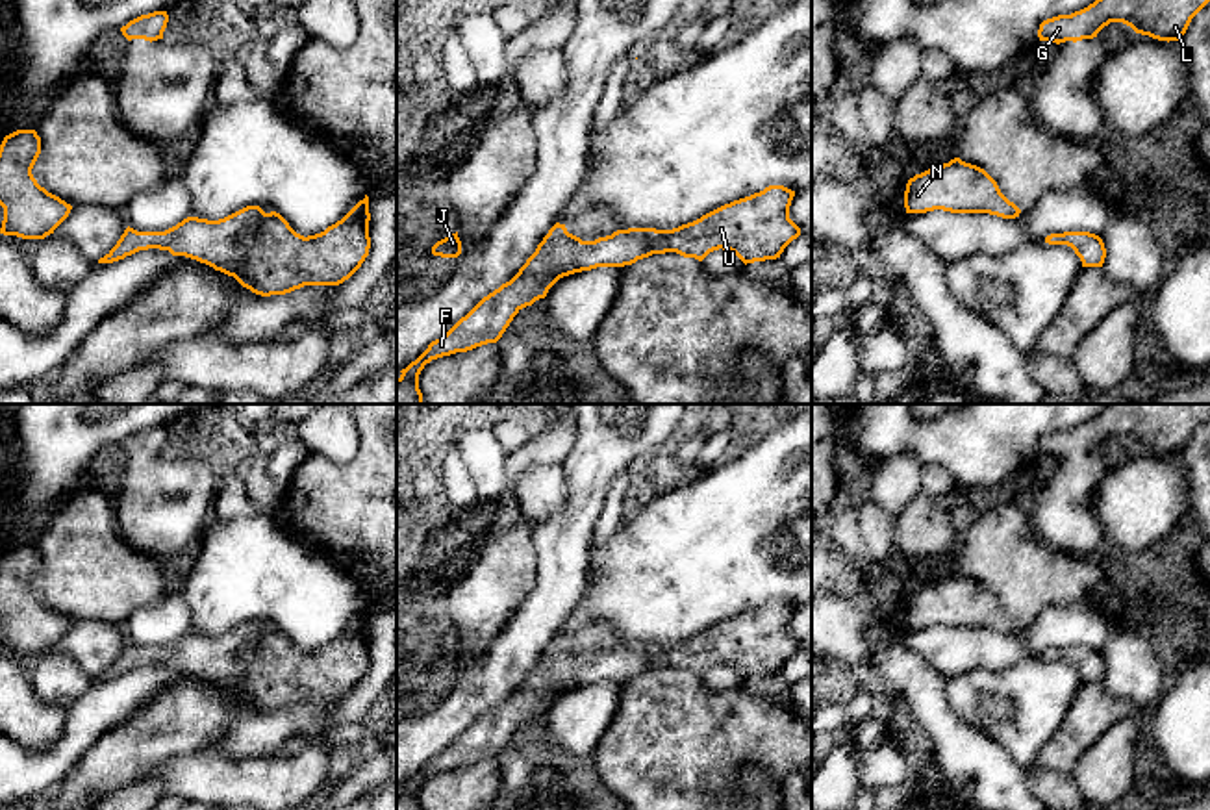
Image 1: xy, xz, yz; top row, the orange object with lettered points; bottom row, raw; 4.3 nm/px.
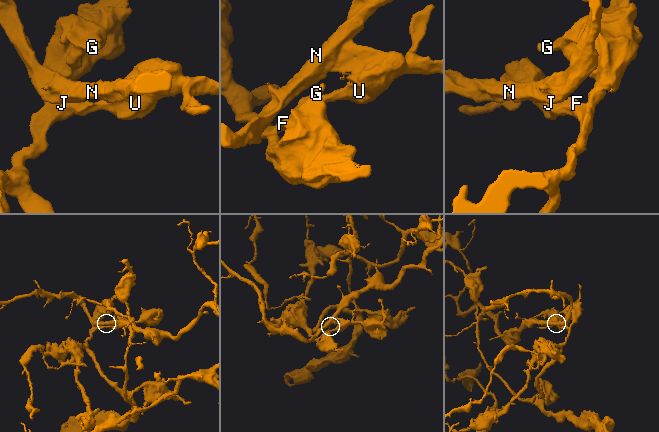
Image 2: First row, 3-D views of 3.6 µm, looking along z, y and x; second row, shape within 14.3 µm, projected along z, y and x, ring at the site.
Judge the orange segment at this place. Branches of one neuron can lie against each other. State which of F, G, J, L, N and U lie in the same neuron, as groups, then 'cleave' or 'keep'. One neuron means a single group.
F G L / J N U; cleave

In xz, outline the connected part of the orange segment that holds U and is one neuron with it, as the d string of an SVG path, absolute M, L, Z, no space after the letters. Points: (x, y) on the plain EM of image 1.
M769 601L673 645L628 643L599 652L587 664L571 660L556 671L556 693L597 682L624 682L665 667L702 677L723 664L745 680L776 675L800 651L789 634L793 612L795 606L784 601Z

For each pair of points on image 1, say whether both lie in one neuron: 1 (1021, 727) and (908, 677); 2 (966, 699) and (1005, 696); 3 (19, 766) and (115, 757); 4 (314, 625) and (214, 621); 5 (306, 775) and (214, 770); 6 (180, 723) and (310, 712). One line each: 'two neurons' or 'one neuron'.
1: two neurons
2: one neuron
3: two neurons
4: one neuron
5: one neuron
6: two neurons

